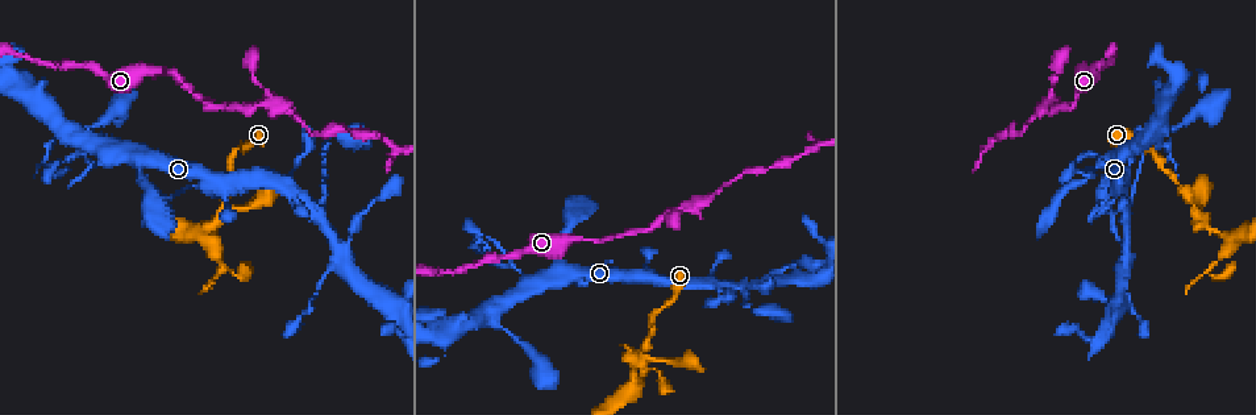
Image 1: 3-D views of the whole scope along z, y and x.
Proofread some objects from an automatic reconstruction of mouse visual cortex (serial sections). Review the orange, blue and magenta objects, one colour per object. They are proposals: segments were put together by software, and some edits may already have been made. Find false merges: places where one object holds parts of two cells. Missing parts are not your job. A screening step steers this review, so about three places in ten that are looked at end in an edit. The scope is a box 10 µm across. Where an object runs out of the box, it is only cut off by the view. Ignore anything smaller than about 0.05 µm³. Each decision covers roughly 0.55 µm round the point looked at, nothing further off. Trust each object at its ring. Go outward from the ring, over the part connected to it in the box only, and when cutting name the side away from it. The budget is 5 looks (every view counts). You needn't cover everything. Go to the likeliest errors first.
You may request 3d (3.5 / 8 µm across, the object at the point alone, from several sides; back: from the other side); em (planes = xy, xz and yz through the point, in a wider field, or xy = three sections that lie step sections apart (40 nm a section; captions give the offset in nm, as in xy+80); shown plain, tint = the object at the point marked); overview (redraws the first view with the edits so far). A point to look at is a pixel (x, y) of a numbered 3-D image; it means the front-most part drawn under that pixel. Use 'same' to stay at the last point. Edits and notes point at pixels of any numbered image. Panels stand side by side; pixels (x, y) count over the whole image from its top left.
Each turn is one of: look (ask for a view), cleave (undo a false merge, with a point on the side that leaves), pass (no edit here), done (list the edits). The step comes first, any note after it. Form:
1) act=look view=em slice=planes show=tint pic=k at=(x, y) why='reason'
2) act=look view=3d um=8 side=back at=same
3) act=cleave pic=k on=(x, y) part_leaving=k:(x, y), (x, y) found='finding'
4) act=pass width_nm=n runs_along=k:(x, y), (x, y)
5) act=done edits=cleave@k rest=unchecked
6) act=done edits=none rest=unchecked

act=look view=3d um=3.5 pic=1 at=(279, 187) why='branch point'

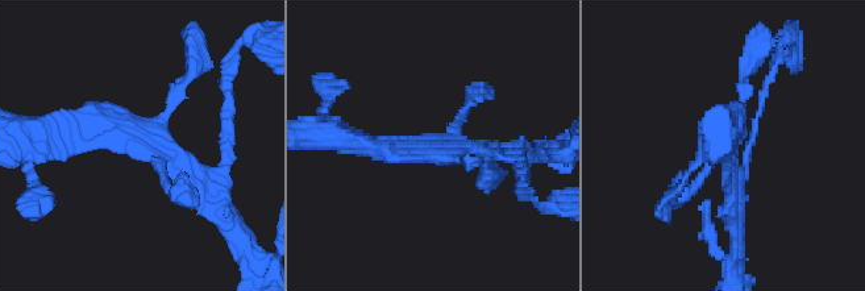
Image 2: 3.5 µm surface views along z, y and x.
act=pass runs_along=2:(49, 134), (125, 134), (209, 199) found='continuous, no second cell'

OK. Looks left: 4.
act=look view=3d um=3.5 pic=1 at=(343, 248) why='thin arm on a thick one'

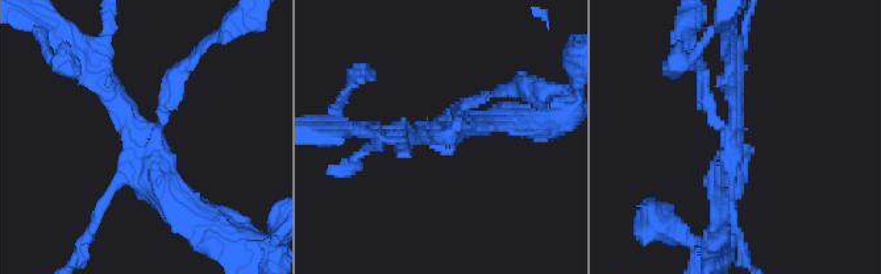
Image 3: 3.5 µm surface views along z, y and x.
act=look view=em slice=xy step=1 show=tint pic=3 at=(735, 131) arms=4 arm_widths_nm=100,150,250,350

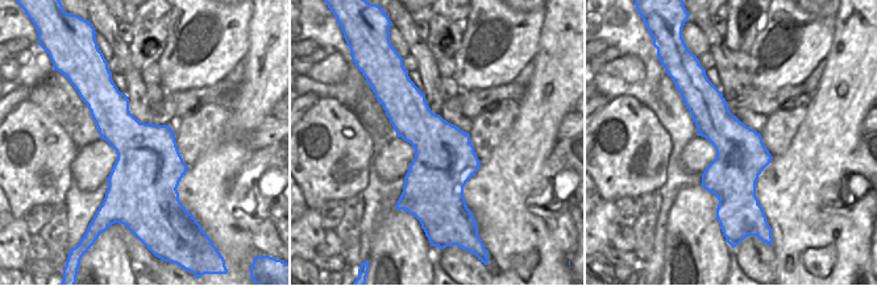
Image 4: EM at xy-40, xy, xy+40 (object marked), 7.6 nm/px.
act=pass width_nm=460 runs_along=4:(701, 78), (727, 135), (723, 207) found='continuous, no second cell'

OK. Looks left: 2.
act=done edits=none rest=unchecked

